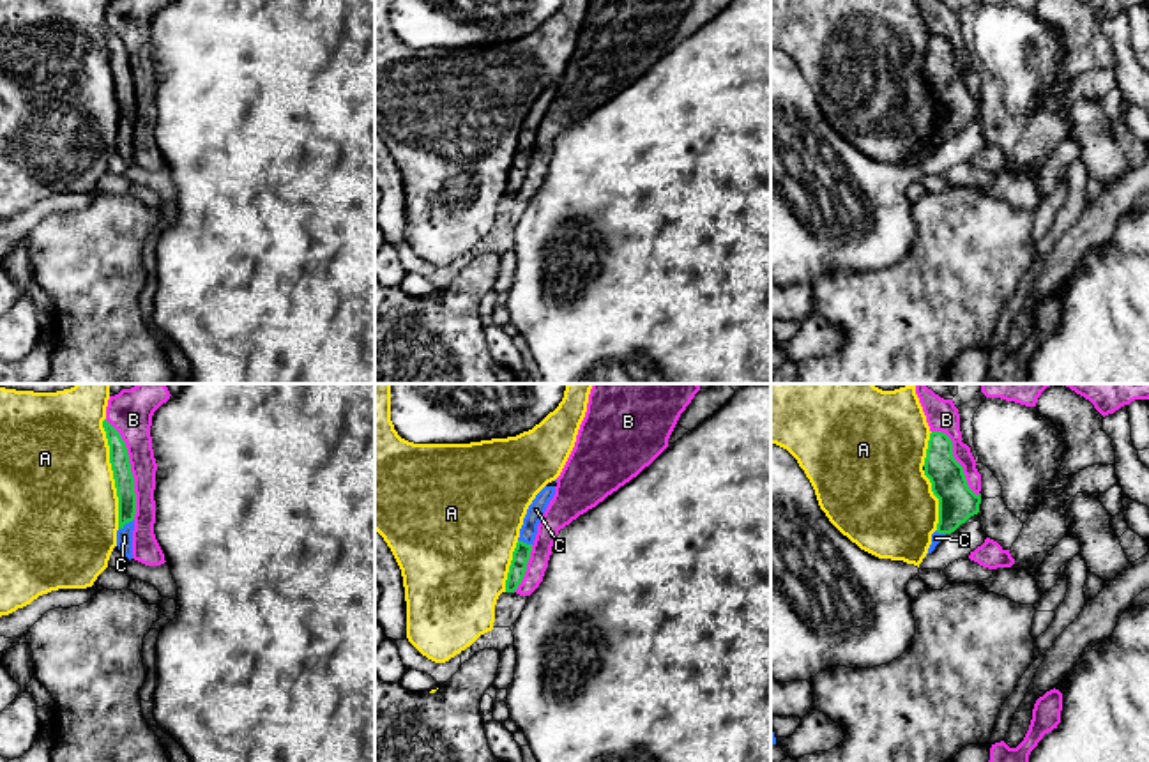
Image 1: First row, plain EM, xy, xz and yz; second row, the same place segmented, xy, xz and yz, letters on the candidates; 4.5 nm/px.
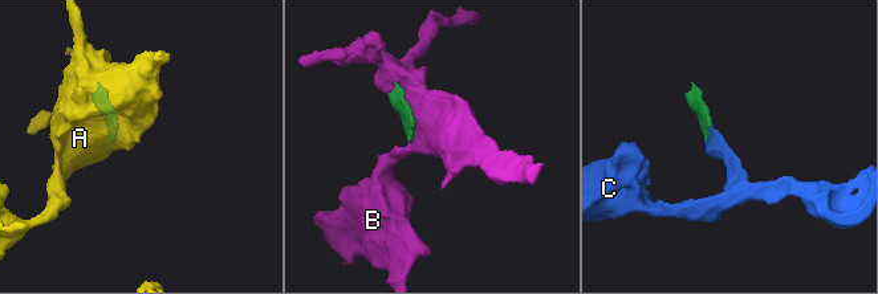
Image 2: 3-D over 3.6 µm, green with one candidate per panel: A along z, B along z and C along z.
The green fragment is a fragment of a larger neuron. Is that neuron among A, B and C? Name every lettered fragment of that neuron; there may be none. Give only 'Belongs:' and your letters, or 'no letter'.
Belongs: C

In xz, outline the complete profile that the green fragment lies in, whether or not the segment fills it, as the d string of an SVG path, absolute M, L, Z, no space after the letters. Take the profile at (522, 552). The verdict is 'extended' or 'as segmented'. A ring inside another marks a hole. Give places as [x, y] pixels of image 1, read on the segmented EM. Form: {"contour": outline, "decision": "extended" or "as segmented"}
{"contour": "M544 486L527 509L523 525L520 529L520 537L513 552L513 560L506 580L506 592L514 592L525 576L527 562L530 559L532 545L537 534L537 525L553 495L555 486Z", "decision": "extended"}

